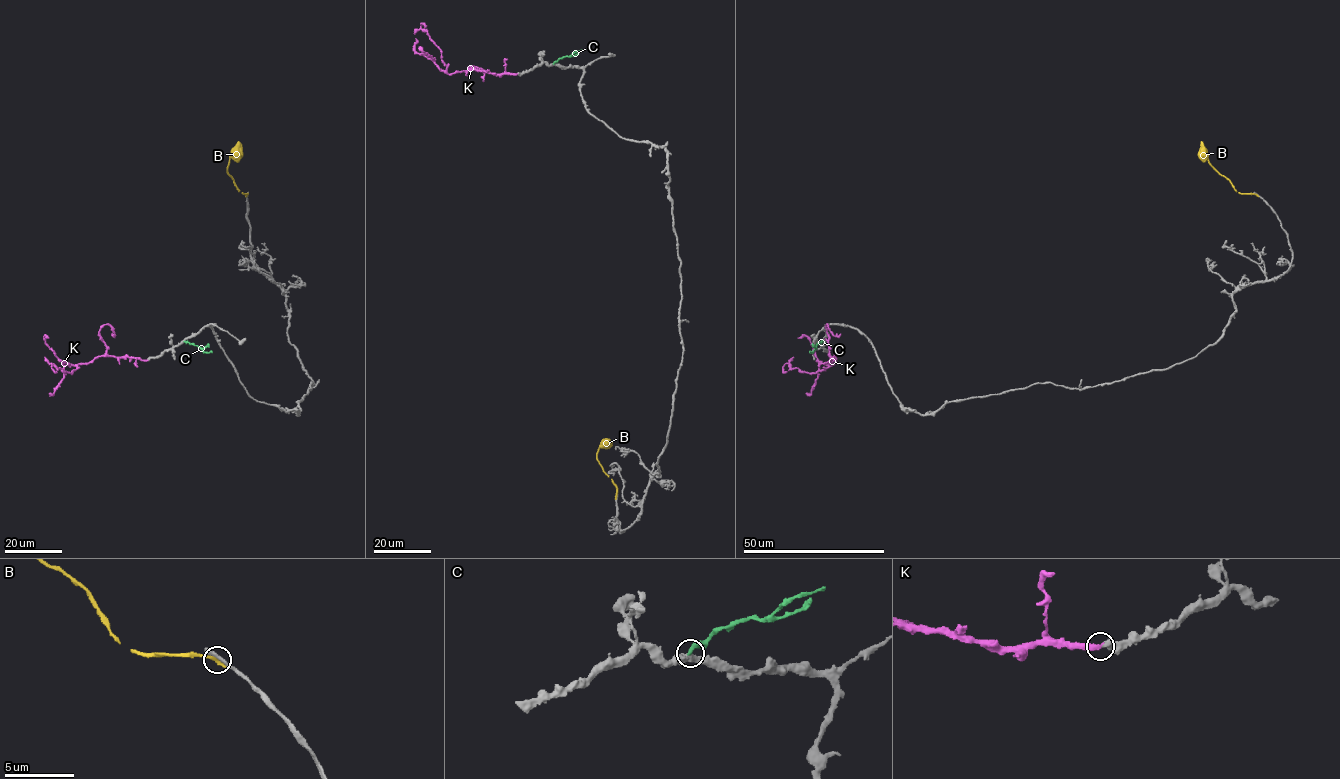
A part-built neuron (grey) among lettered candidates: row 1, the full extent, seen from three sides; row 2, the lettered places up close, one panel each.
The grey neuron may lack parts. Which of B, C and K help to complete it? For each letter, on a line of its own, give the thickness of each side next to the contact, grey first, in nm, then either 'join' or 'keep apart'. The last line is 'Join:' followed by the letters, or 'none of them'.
B: 400 nm thick on the grey side, 400 nm on the other; keep apart
C: 400 nm thick on the grey side, 360 nm on the other; keep apart
K: 440 nm thick on the grey side, 380 nm on the other; join
Join: K

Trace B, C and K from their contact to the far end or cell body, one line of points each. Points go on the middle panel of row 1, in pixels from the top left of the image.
B: (615, 496), (616, 486), (597, 459), (598, 450), (608, 441)
C: (553, 63), (581, 49)
K: (516, 74), (468, 69), (448, 74), (441, 50), (421, 28), (421, 23), (425, 27)

